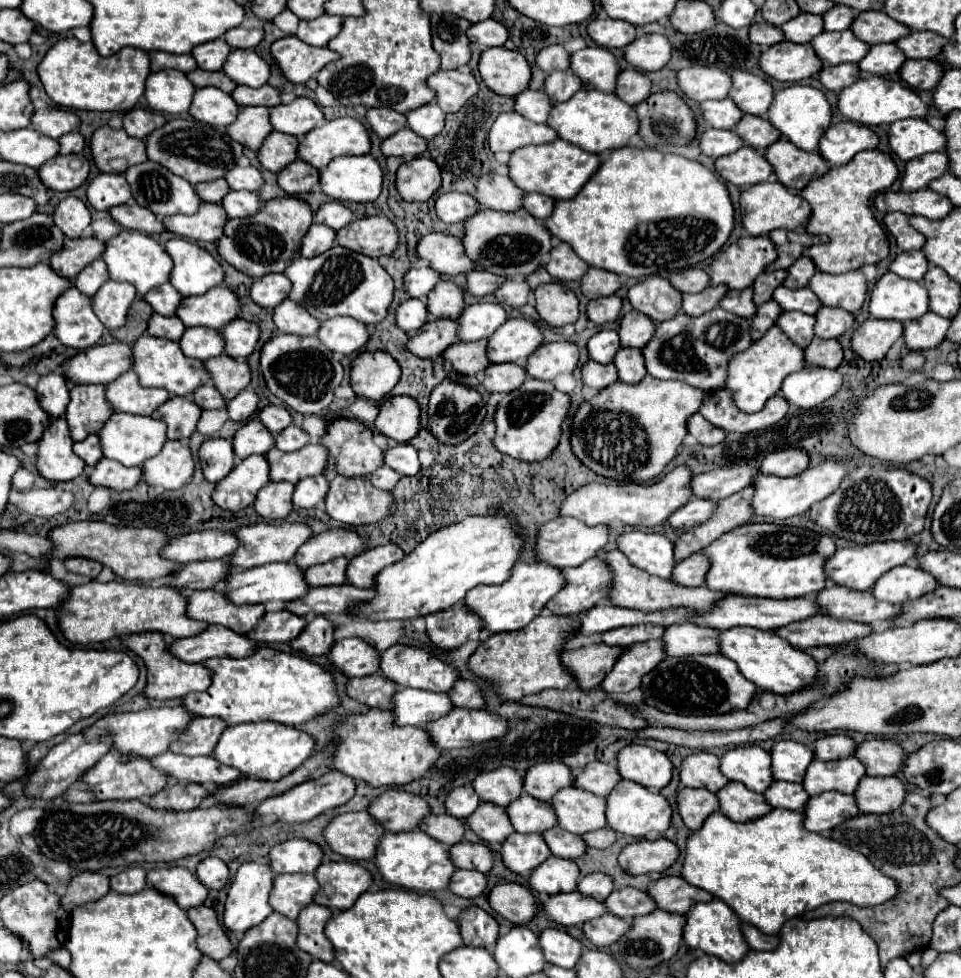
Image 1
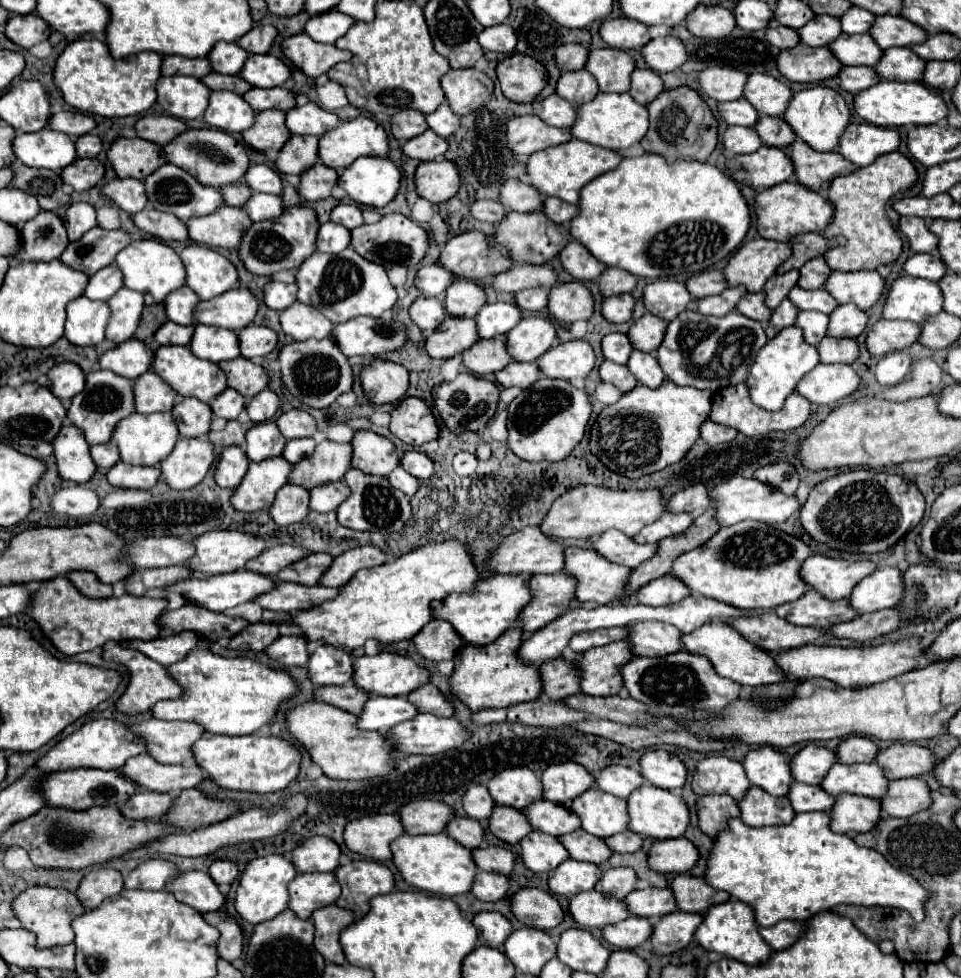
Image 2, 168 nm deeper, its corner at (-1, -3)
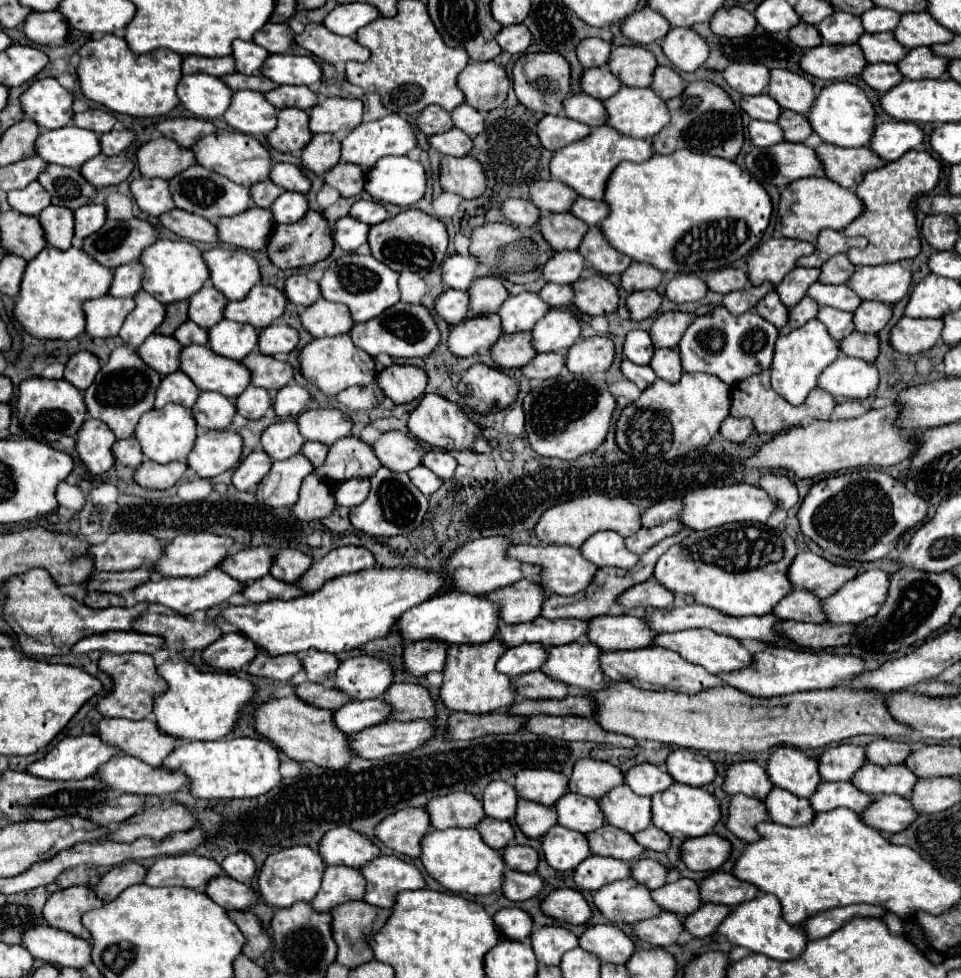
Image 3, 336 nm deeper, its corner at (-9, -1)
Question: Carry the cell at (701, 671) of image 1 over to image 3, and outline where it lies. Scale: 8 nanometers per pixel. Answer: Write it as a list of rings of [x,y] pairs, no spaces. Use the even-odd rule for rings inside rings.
[[[643,647],[643,651],[605,651],[599,657],[601,671],[611,681],[629,681],[635,687],[641,689],[671,689],[671,691],[683,691],[683,693],[697,693],[701,689],[709,689],[715,685],[723,685],[723,681],[717,675],[707,673],[703,667],[687,663],[677,653],[663,649],[663,647]]]

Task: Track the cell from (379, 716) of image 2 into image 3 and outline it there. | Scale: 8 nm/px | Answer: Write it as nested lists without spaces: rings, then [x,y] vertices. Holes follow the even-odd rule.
[[[367,699],[367,701],[349,701],[341,709],[333,713],[333,721],[337,729],[345,735],[359,733],[375,723],[387,721],[391,717],[391,707],[381,699]]]

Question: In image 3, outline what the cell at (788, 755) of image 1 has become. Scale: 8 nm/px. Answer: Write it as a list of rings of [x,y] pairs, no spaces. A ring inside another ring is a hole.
[[[839,745],[827,749],[819,757],[819,773],[825,781],[851,781],[867,761],[865,749],[857,745]]]

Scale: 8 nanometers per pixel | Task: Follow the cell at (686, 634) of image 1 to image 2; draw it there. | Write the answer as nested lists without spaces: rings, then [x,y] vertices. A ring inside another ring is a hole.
[[[635,623],[629,627],[629,643],[637,655],[645,657],[663,657],[669,653],[683,651],[683,641],[679,641],[681,631],[667,623]]]

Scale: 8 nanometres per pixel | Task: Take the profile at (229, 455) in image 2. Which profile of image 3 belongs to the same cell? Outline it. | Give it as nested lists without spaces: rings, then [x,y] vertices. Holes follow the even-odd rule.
[[[263,449],[253,451],[249,457],[245,457],[241,461],[237,471],[233,473],[233,485],[239,491],[249,491],[251,487],[257,487],[261,483],[261,479],[269,473],[271,463],[273,463],[271,457]]]

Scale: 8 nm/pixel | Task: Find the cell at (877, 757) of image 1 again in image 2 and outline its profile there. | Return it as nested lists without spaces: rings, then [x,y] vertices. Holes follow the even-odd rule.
[[[893,743],[877,753],[875,763],[887,773],[887,779],[903,779],[929,773],[937,759],[927,747],[917,743]]]

